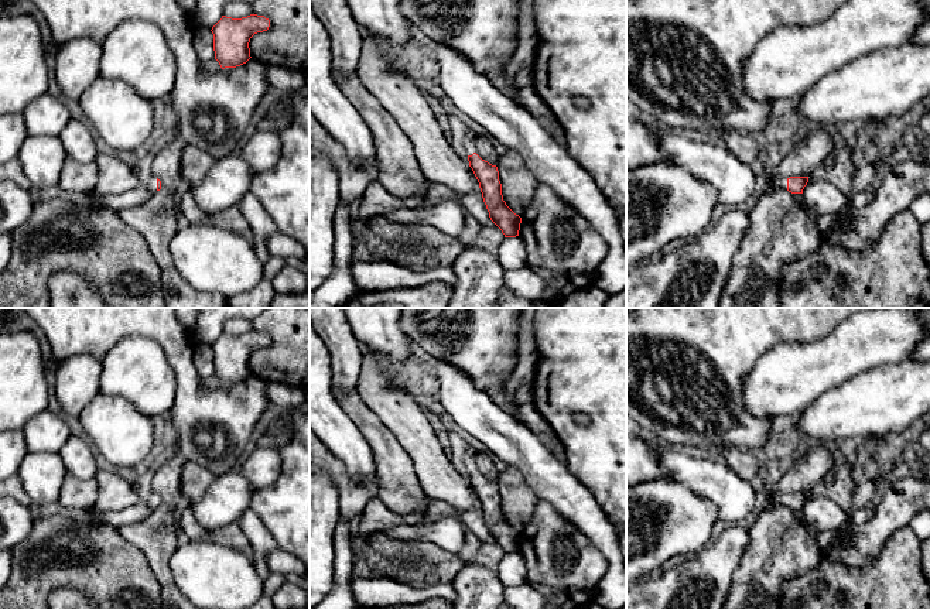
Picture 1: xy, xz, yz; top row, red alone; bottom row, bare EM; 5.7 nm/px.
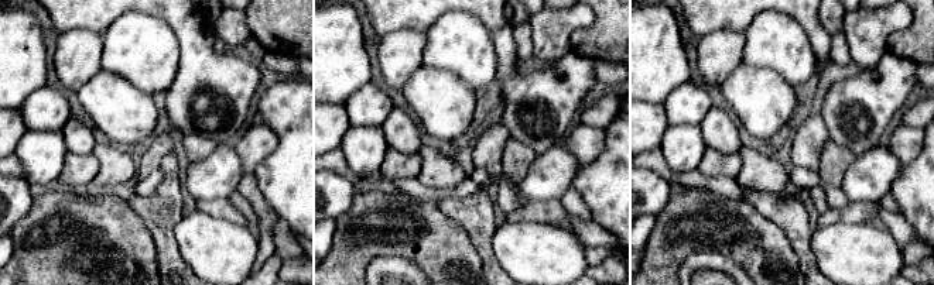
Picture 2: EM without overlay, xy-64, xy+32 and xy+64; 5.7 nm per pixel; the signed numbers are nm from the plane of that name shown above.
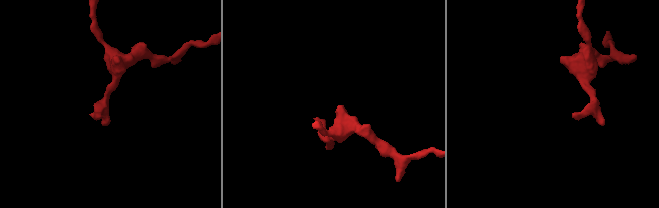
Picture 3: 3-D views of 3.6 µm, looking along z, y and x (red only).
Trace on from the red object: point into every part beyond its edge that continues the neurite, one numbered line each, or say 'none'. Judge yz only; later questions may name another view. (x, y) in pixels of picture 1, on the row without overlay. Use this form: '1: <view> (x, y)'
1: yz (773, 500)

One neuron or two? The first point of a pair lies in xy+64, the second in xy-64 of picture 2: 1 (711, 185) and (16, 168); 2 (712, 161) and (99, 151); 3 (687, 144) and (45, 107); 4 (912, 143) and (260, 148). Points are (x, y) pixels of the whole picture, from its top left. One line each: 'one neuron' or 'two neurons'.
1: one neuron
2: two neurons
3: two neurons
4: one neuron

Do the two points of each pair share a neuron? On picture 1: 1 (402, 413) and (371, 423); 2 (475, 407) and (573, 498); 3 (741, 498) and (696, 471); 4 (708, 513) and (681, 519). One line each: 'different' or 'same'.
1: different
2: same
3: same
4: same

